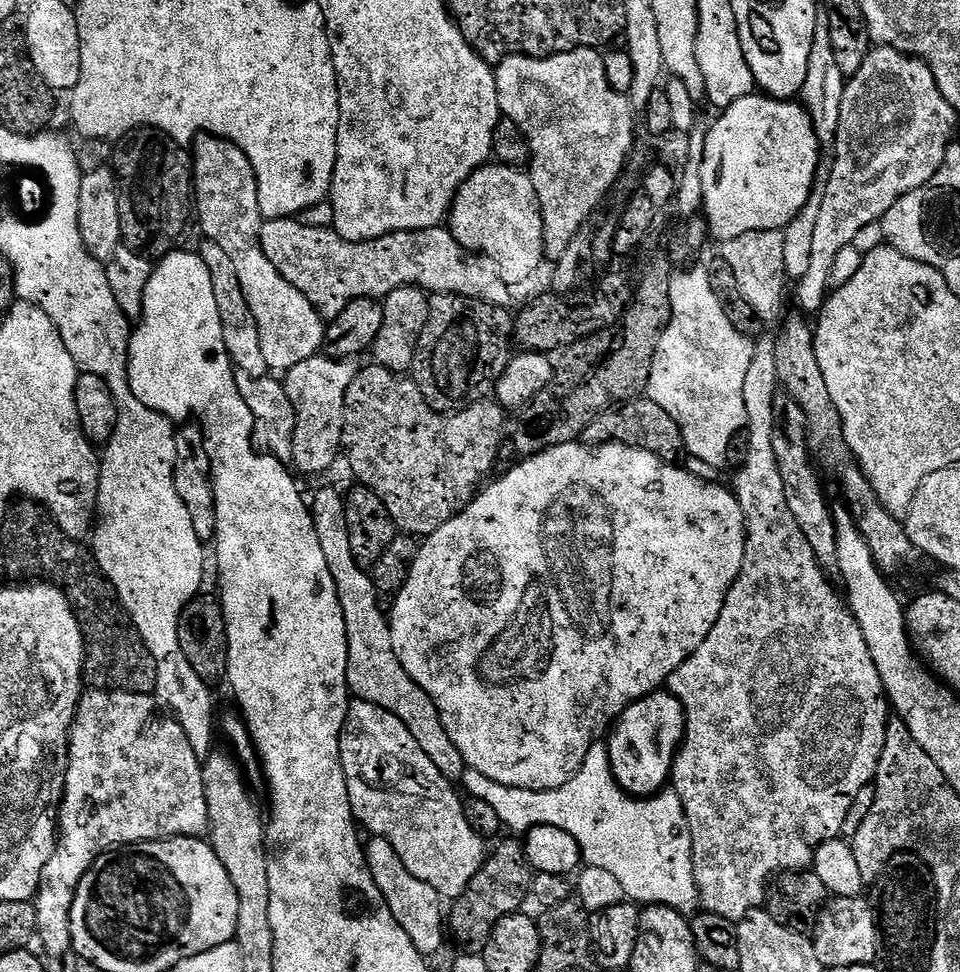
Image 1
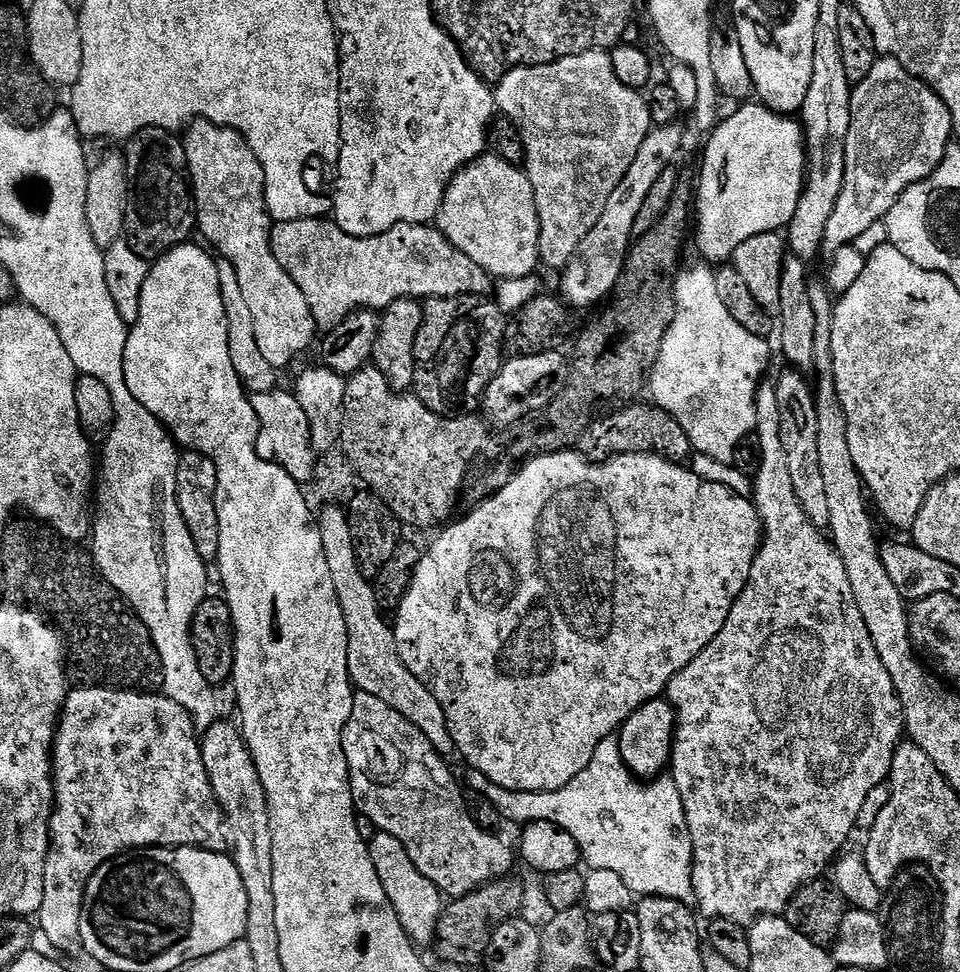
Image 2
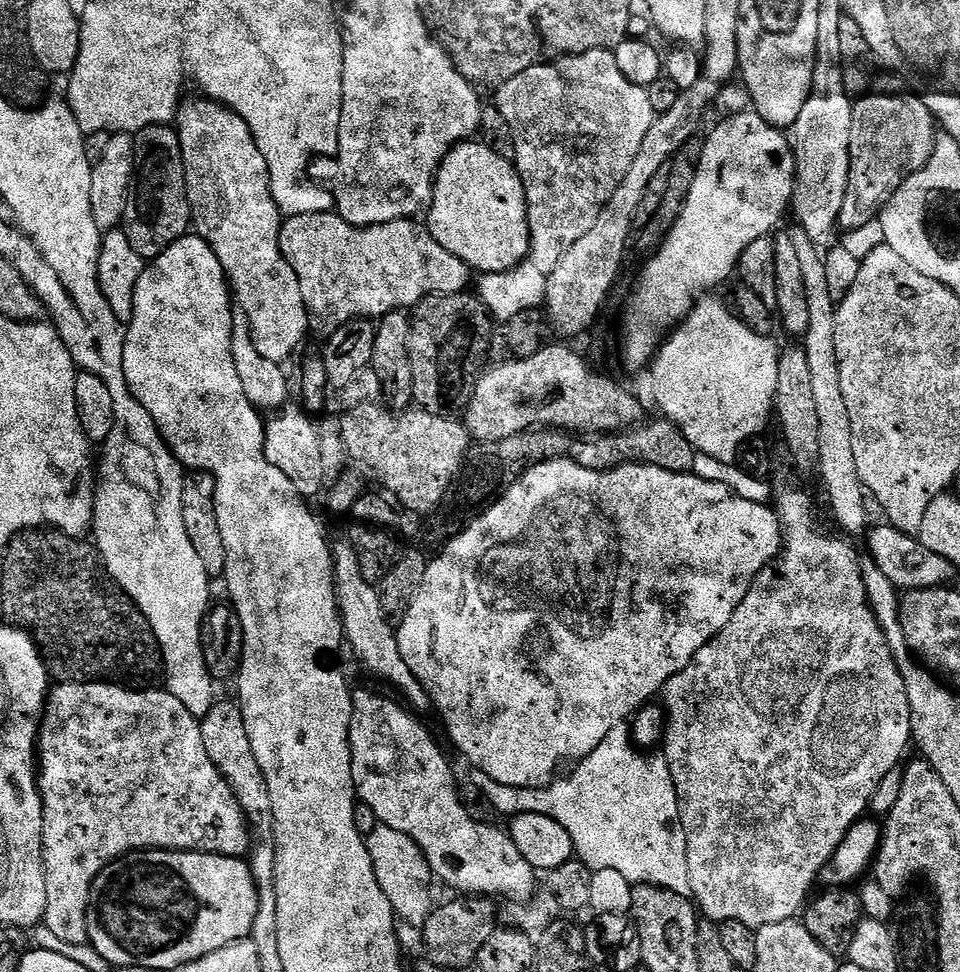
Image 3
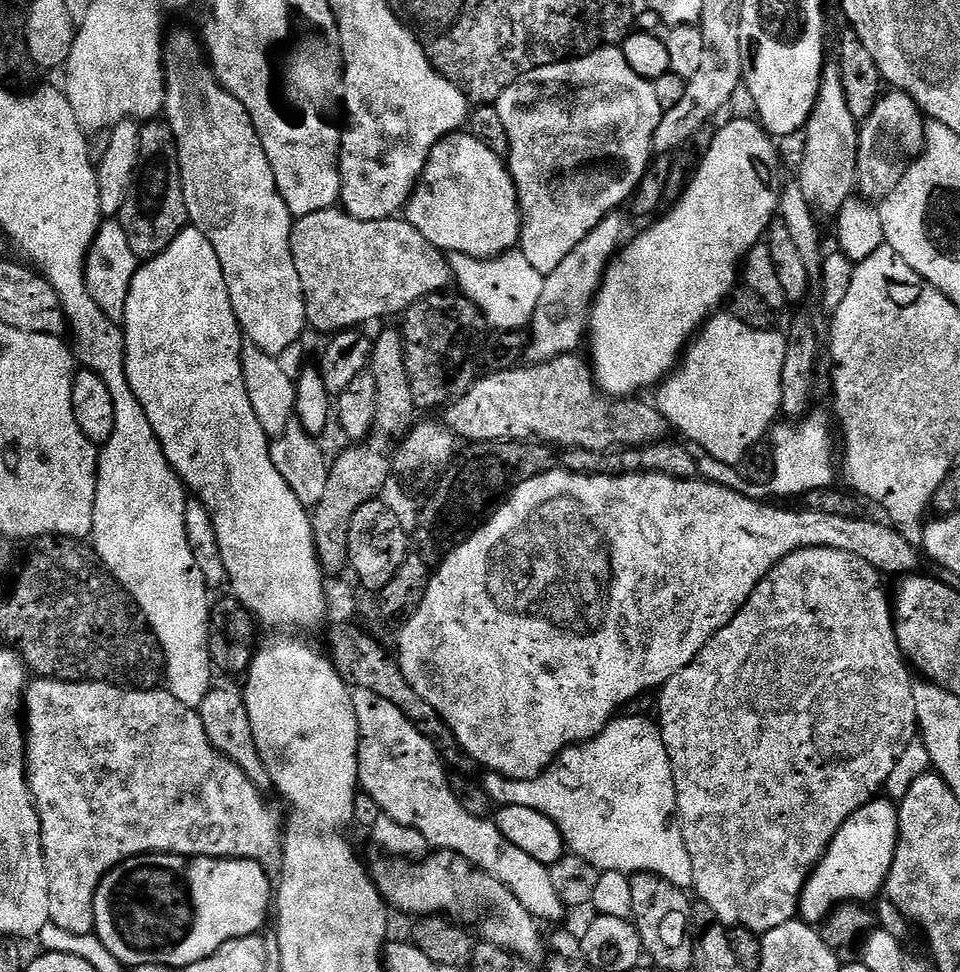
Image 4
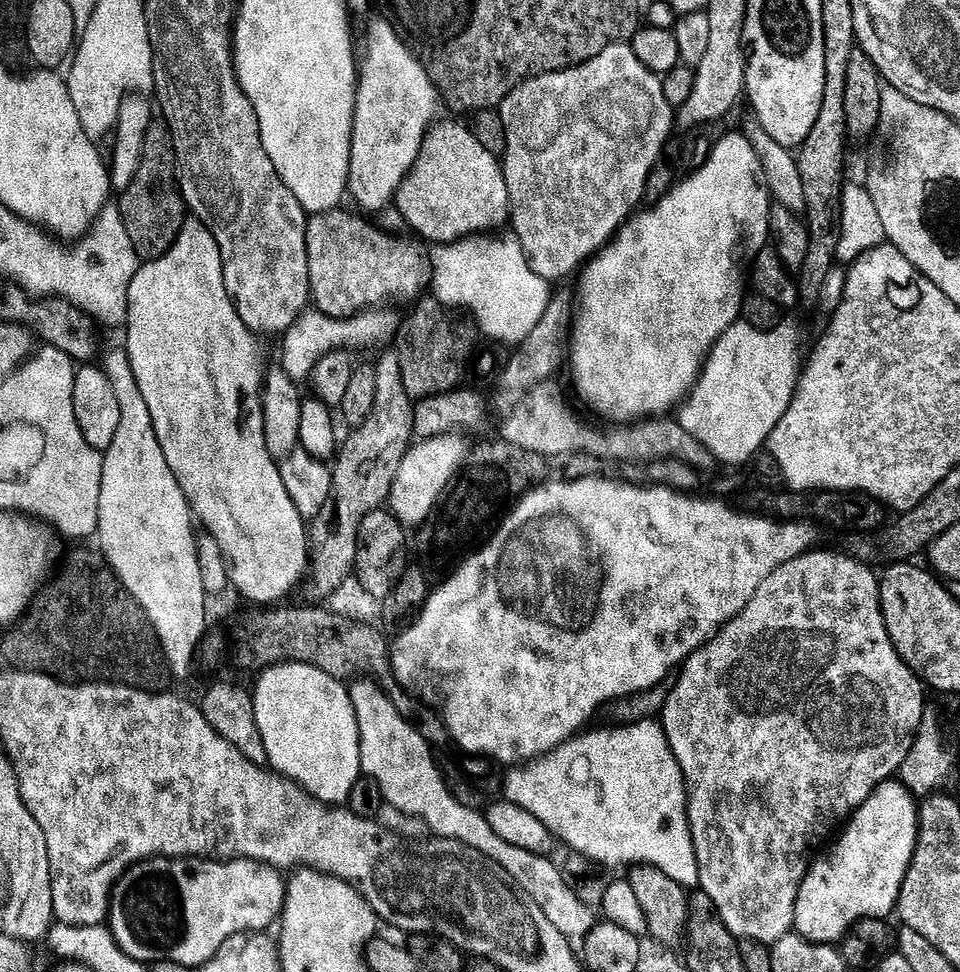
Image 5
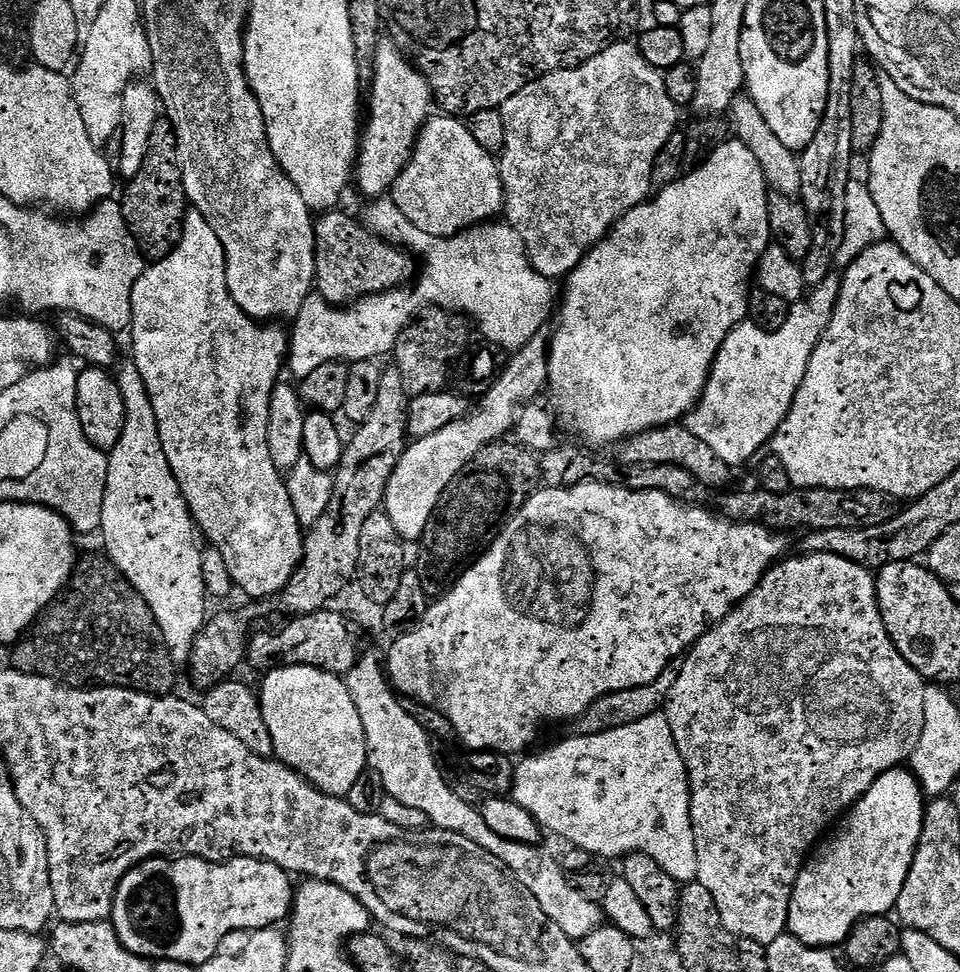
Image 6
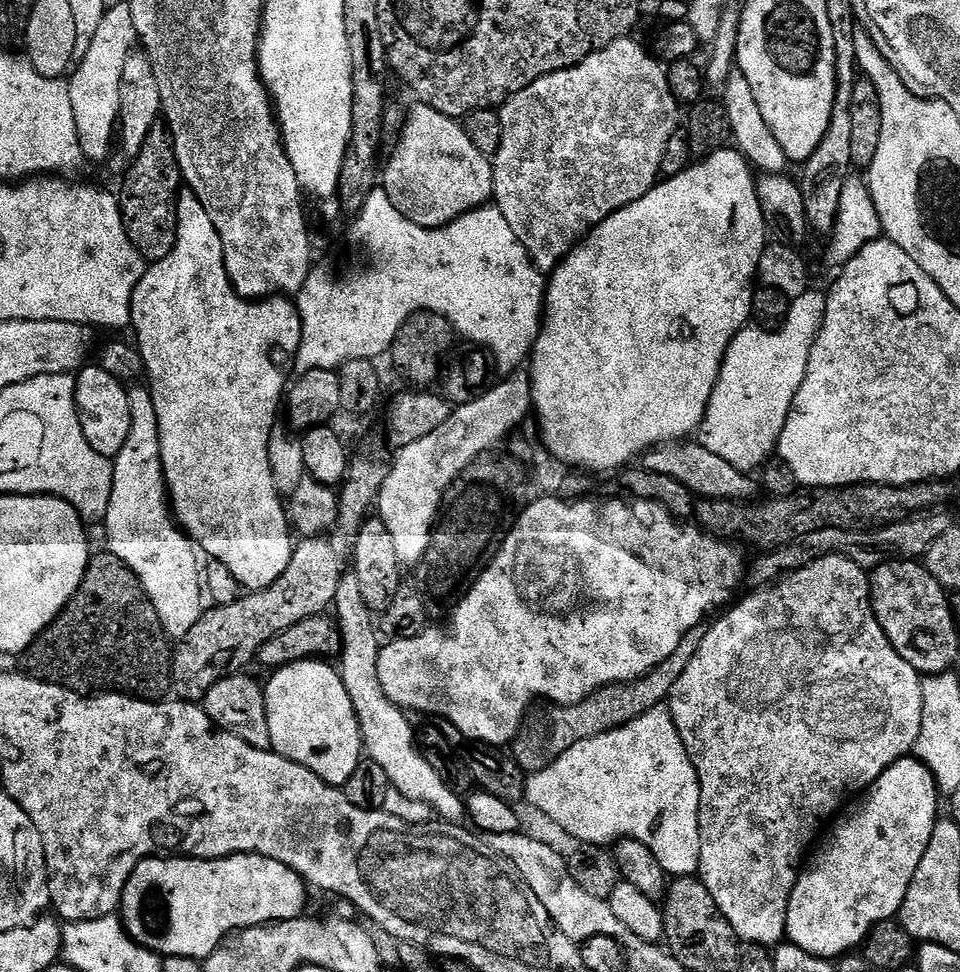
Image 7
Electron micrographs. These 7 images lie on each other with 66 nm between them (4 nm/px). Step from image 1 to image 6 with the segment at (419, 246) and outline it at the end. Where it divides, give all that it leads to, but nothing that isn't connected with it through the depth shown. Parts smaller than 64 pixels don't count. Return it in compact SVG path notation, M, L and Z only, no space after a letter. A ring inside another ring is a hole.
M329 210L315 221L315 287L326 303L337 306L354 304L368 296L377 296L380 292L391 292L394 288L407 285L417 275L418 264L411 252L389 244L357 217L356 221L340 211Z

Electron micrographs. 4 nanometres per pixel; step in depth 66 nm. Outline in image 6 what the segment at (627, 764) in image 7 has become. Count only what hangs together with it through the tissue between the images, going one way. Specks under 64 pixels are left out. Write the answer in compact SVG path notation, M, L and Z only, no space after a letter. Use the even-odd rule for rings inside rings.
M657 714L642 718L642 722L630 722L630 726L618 726L614 730L606 730L597 736L582 736L573 734L569 740L564 740L561 744L556 744L553 748L548 748L545 752L540 752L537 756L525 755L524 761L515 765L513 776L513 788L511 799L515 800L522 810L526 810L532 815L545 833L553 832L556 836L561 836L572 848L586 850L597 858L609 858L617 856L623 858L629 852L641 852L642 854L654 858L670 878L674 878L681 885L693 883L698 874L698 850L694 846L694 830L692 829L692 819L690 818L690 798L692 791L688 785L688 771L682 762L682 754L678 754L678 746L674 742L674 734L670 734L670 722L667 715Z

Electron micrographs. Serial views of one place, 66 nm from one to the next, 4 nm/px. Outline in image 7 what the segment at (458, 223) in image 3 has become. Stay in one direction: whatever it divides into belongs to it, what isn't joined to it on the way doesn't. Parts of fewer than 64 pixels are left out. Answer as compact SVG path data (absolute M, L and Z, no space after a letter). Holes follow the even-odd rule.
M413 103L404 120L404 129L400 132L400 141L382 168L382 187L394 202L396 209L410 222L423 228L444 228L462 214L483 208L493 199L492 160L466 138L463 127L453 117L434 110L429 104Z

